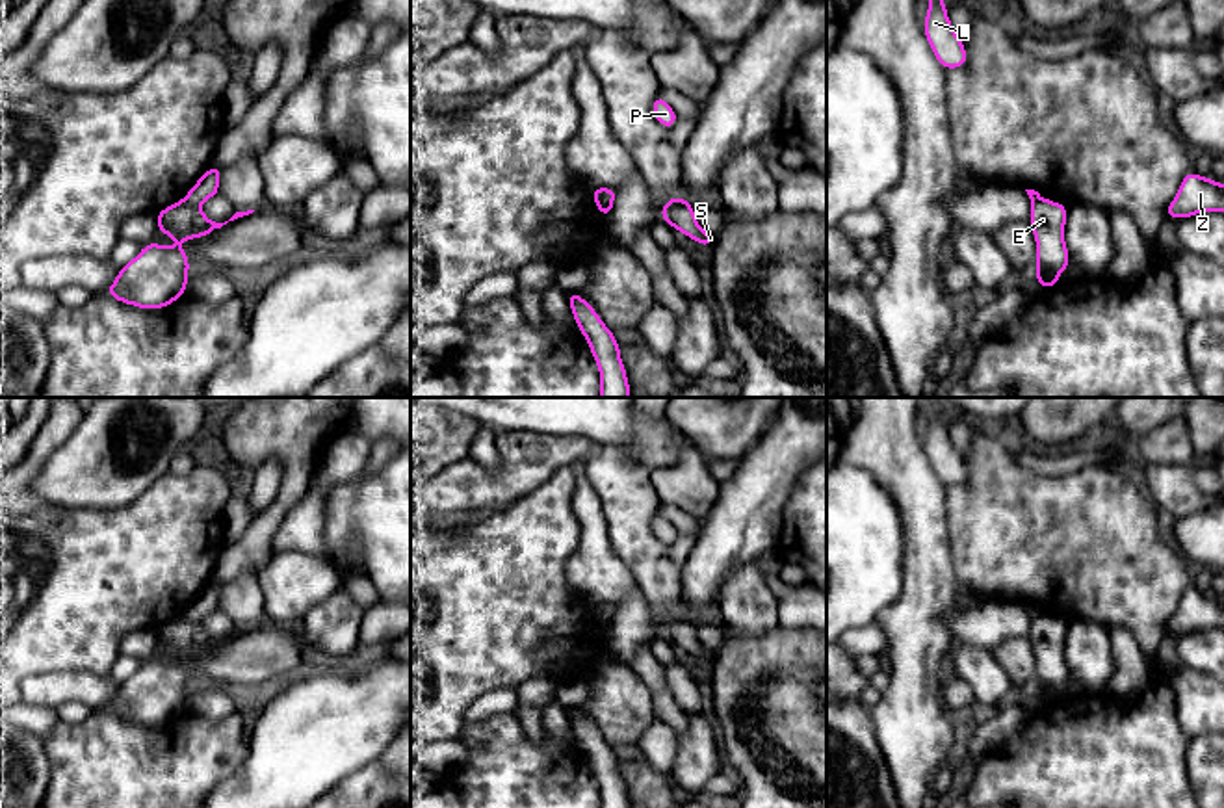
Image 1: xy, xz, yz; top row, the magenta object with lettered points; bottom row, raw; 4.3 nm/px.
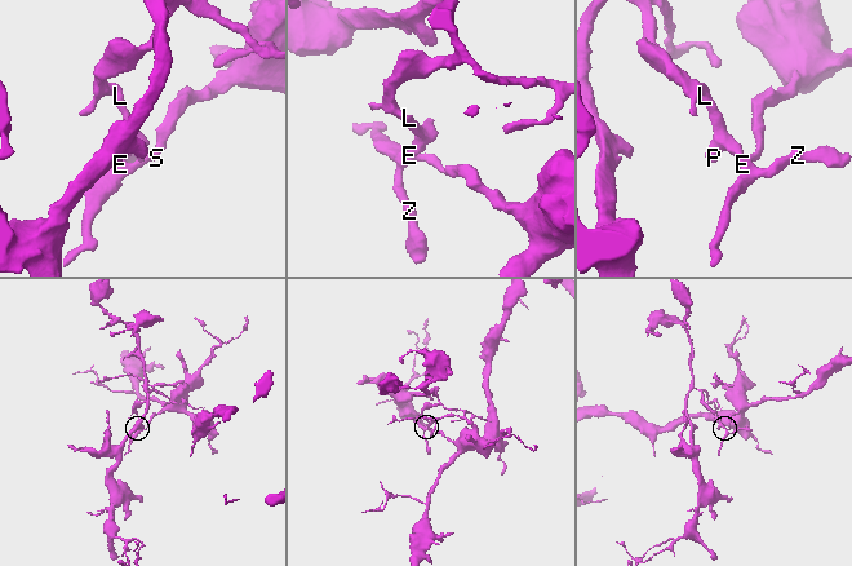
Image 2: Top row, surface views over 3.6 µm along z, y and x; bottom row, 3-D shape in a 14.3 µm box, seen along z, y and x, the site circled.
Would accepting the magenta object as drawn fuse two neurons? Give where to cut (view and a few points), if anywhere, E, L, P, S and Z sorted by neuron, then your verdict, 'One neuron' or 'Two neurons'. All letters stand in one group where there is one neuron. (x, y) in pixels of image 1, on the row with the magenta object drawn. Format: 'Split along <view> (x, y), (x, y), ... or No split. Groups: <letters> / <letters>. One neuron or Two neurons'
Split along xy (184, 199), (197, 207). Groups: E S Z / L P. Two neurons

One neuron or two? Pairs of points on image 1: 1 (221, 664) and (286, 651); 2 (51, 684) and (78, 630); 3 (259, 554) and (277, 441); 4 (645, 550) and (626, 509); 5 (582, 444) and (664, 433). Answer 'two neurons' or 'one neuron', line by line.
1: one neuron
2: two neurons
3: one neuron
4: one neuron
5: two neurons

